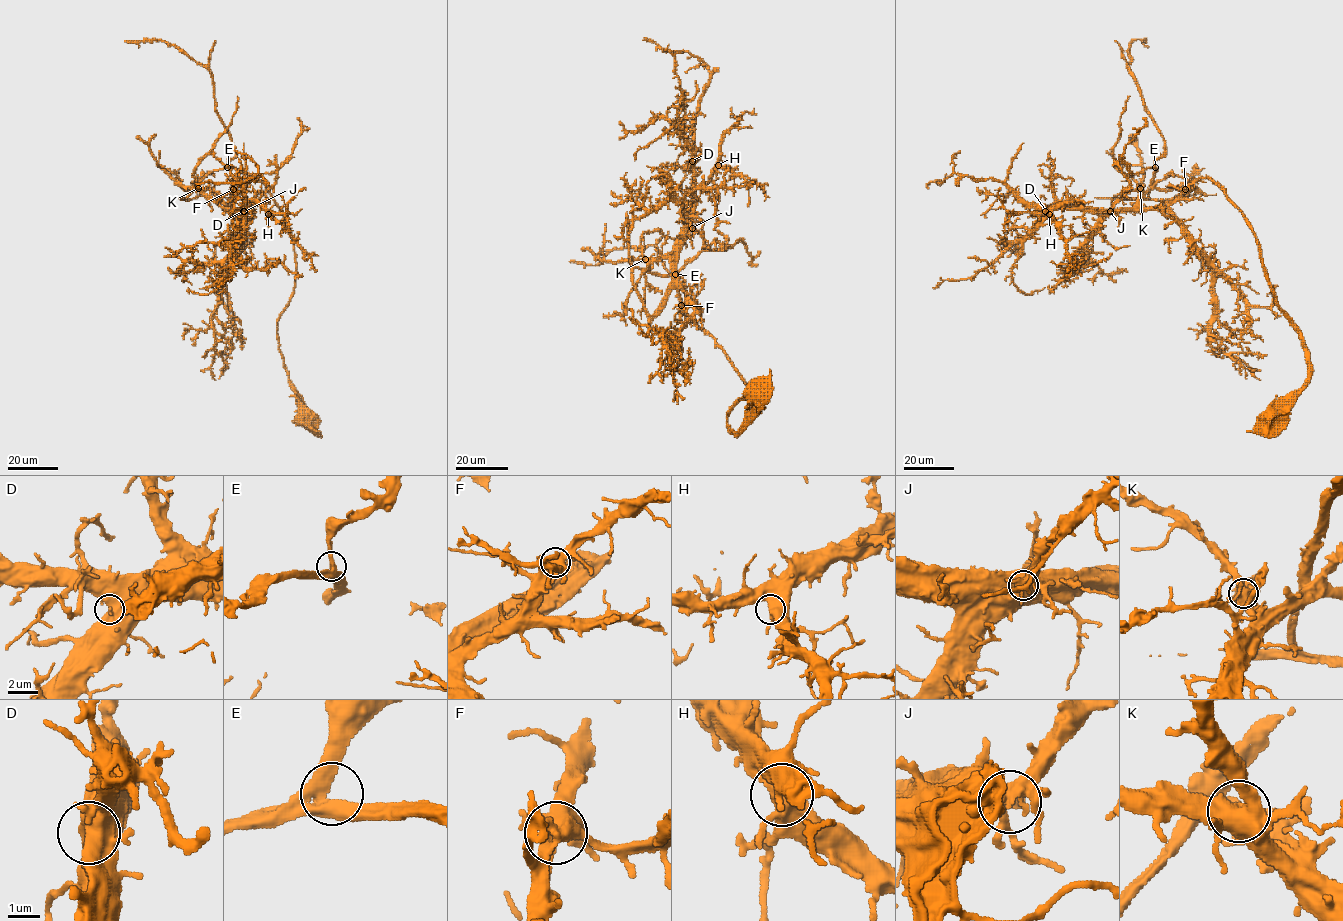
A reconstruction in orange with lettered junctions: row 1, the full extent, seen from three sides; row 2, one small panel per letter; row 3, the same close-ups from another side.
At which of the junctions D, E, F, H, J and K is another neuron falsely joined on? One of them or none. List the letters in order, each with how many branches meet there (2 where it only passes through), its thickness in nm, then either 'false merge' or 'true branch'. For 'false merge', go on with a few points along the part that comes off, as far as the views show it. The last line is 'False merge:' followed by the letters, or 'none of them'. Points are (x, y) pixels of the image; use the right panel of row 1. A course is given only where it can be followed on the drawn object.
D: branches 2; calibre 650 nm; true branch
E: branches 3; calibre 400 nm; true branch
F: branches 5; calibre 550 nm; true branch
H: branches 2; calibre 550 nm; true branch
J: branches 4; calibre 440 nm; true branch
K: branches 5; calibre 550 nm; true branch
False merge: none of them

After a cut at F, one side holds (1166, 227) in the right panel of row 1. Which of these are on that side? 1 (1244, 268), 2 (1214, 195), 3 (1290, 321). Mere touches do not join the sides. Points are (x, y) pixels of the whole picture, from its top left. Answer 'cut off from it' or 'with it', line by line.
1: with it
2: with it
3: cut off from it

